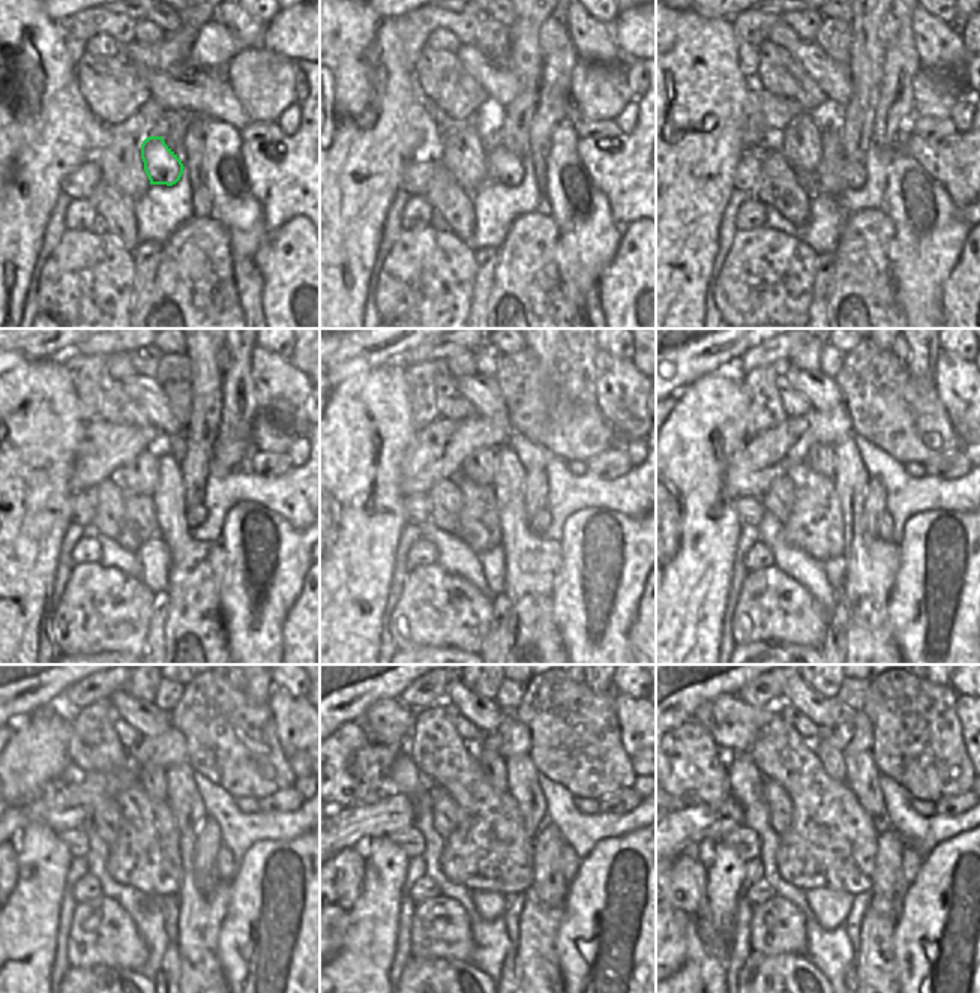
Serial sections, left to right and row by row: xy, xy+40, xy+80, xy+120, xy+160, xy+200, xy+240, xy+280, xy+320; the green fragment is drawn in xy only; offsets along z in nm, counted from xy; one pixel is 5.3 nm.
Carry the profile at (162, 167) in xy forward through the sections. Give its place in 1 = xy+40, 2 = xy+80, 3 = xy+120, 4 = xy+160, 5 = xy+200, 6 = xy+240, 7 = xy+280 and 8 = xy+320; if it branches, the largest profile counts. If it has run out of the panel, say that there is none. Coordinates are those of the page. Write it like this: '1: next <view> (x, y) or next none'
1: next xy+40 (503, 167)
2: next xy+80 (853, 174)
3: next xy+120 (195, 515)
4: next xy+160 (539, 524)
5: next xy+200 (884, 528)
6: next xy+240 (225, 863)
7: next xy+280 (571, 861)
8: next xy+320 (911, 860)

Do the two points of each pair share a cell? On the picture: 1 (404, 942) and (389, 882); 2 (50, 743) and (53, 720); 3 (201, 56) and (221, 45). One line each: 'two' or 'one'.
1: two
2: one
3: one

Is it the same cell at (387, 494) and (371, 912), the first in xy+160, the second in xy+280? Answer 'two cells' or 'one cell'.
one cell

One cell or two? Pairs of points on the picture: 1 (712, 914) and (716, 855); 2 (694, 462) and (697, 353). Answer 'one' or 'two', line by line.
1: one
2: two

